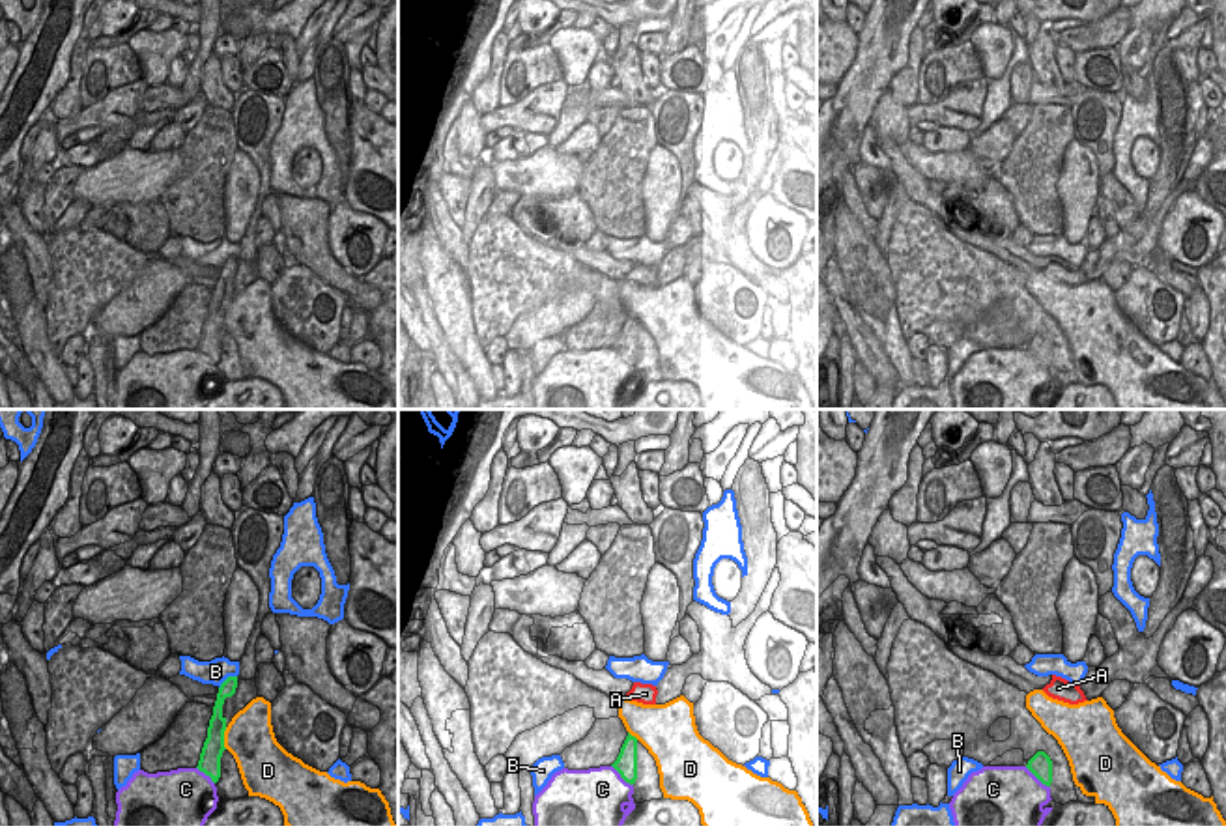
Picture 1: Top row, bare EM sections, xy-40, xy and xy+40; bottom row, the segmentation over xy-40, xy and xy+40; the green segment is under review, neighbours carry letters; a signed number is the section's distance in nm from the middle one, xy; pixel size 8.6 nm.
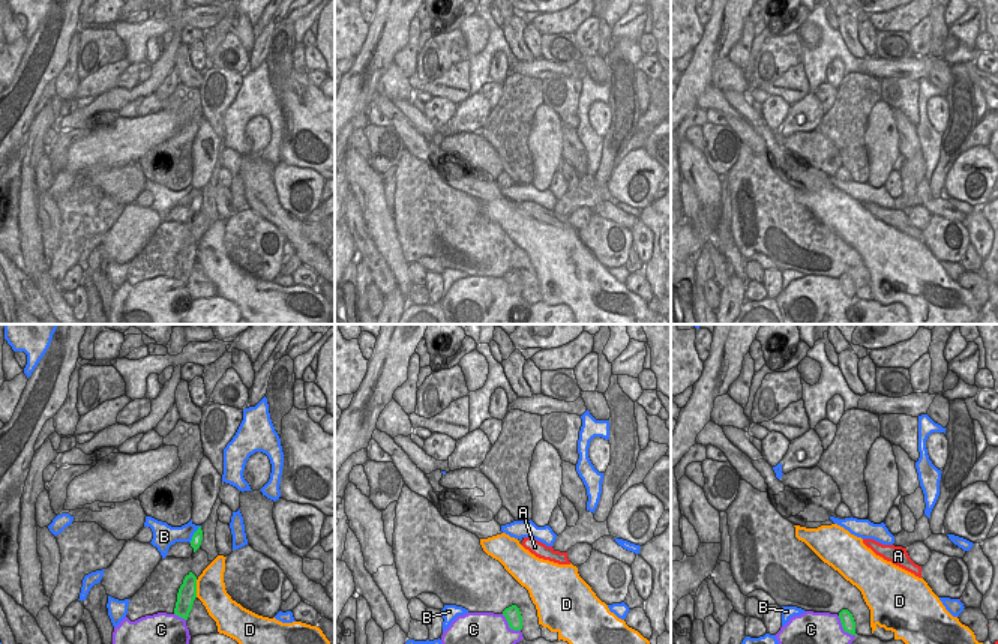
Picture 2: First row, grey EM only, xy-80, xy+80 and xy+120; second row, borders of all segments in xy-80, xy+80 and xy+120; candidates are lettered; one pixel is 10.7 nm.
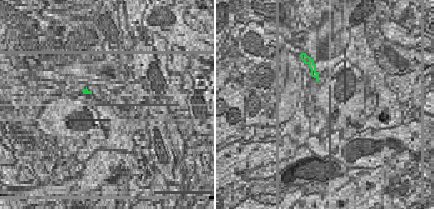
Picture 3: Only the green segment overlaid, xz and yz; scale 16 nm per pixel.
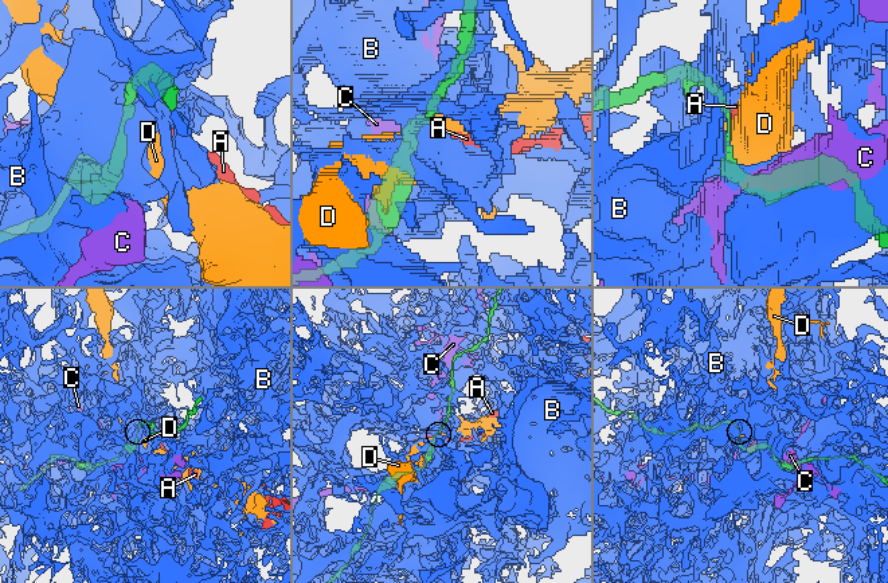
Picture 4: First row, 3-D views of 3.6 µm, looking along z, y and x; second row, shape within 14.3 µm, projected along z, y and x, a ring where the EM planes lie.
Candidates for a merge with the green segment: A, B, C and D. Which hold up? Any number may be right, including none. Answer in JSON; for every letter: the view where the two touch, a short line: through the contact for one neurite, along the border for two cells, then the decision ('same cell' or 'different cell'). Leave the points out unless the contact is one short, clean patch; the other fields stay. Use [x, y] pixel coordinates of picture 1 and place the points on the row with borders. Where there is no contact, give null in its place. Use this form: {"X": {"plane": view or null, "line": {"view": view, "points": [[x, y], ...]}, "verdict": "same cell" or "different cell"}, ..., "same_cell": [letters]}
{"A": {"plane": null, "verdict": "different cell"}, "B": {"plane": "xy-40", "verdict": "different cell"}, "C": {"plane": "xy+40", "verdict": "different cell"}, "D": {"plane": "xy-40", "line": {"view": "xy-40", "points": [[227, 727], [225, 748]]}, "verdict": "different cell"}, "same_cell": []}

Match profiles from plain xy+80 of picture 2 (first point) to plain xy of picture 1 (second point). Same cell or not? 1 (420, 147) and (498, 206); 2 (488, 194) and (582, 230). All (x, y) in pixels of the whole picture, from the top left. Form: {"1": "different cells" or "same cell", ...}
{"1": "same cell", "2": "different cells"}

